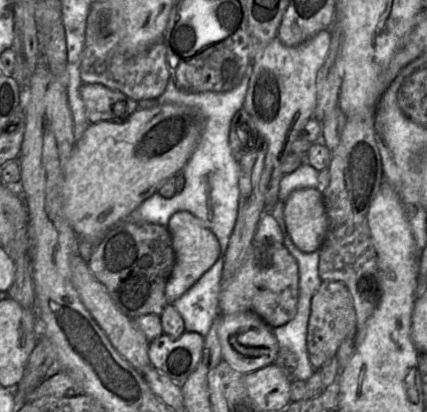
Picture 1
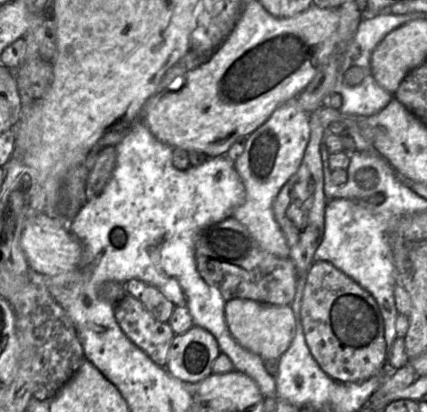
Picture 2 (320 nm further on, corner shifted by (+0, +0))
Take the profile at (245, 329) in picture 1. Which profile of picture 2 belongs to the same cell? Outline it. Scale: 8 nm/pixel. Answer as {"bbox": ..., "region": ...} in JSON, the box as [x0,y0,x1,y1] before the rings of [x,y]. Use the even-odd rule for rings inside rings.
{"bbox":[225,299,296,360],"region":[[[250,299],[226,301],[225,317],[235,340],[263,360],[279,359],[290,347],[296,332],[296,320],[291,305],[272,305]]]}

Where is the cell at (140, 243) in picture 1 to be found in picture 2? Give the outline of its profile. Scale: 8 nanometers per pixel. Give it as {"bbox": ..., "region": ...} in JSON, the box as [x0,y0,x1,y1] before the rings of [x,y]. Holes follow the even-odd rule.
{"bbox":[125,279,175,322],"region":[[[131,279],[125,283],[127,294],[140,300],[160,322],[168,322],[175,304],[157,286],[143,279]]]}

